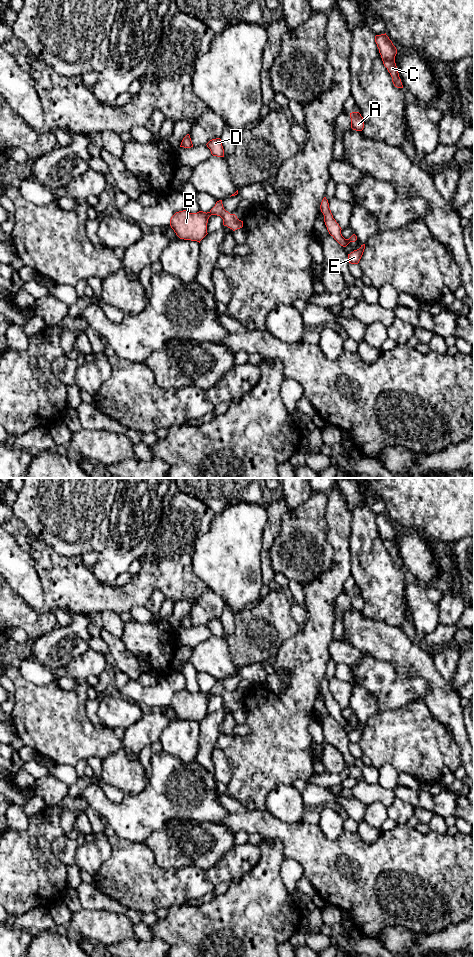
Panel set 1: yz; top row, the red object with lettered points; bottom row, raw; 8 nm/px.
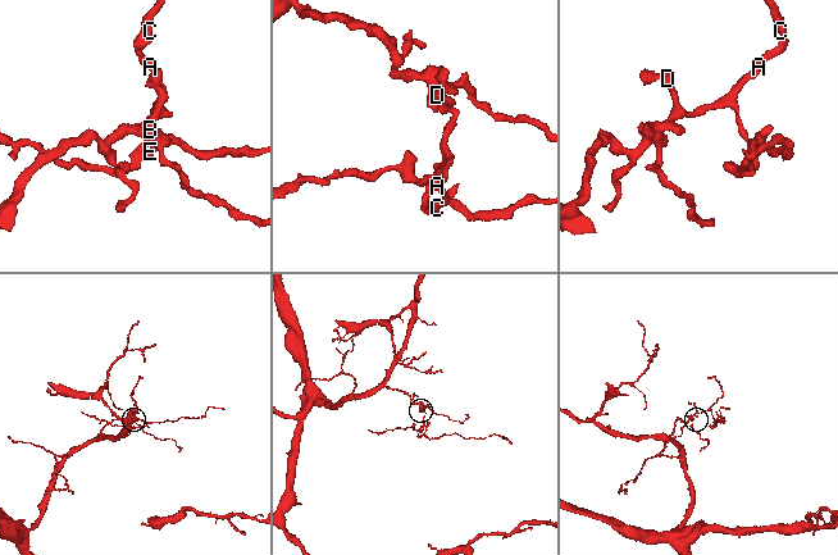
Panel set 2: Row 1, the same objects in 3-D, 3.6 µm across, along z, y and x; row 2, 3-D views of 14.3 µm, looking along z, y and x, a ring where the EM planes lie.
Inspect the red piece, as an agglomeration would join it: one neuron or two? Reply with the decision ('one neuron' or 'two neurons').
one neuron

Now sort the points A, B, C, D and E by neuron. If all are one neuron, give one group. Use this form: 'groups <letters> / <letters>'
groups A B C D E

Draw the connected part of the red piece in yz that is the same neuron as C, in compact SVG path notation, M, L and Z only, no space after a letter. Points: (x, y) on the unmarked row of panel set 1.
M386 513L376 515L375 522L379 529L383 544L392 557L394 566L397 568L403 568L401 559L399 557L398 548L395 543L395 536L397 534L396 527L393 525L392 521L389 519Z

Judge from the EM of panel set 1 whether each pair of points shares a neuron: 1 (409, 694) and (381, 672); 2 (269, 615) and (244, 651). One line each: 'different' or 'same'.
1: same
2: same

